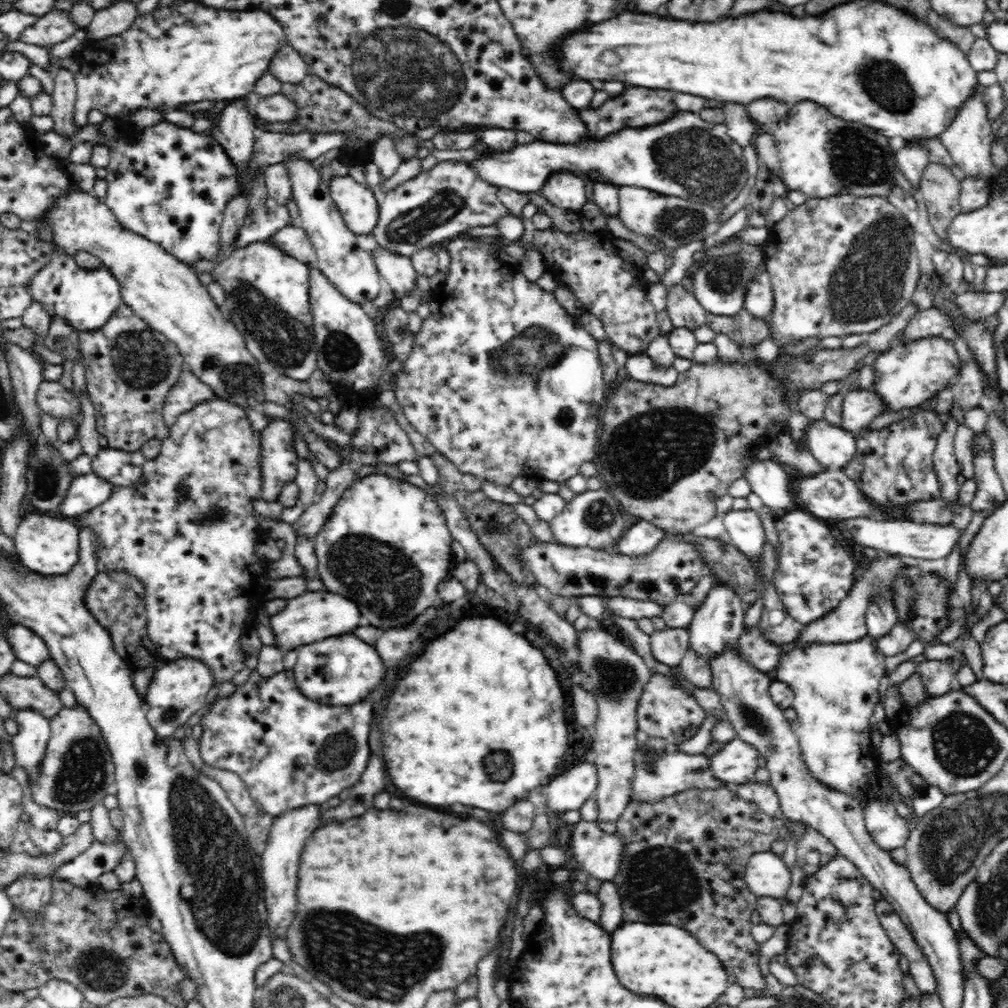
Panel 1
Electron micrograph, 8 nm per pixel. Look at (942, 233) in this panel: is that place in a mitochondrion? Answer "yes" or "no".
no

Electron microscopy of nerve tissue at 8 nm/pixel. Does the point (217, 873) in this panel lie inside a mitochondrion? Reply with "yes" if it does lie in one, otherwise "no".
yes

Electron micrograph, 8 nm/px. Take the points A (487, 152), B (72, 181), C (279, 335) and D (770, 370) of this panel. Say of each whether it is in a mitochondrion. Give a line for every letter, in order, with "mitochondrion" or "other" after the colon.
A: other
B: other
C: mitochondrion
D: other

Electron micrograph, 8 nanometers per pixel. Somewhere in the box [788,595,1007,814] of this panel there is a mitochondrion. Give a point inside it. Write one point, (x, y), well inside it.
(963, 743)

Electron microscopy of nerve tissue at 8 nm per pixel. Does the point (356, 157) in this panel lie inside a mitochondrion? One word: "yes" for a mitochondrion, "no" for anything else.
no

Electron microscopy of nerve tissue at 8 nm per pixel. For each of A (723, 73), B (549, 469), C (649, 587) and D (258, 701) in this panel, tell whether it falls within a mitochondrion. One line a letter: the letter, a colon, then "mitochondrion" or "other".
A: other
B: other
C: other
D: other

